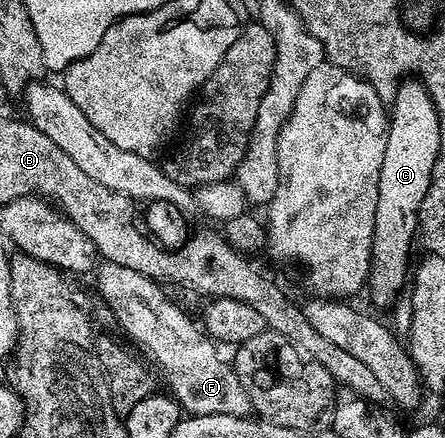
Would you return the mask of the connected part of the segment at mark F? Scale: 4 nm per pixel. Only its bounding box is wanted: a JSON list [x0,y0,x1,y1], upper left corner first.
[98,260,253,417]

